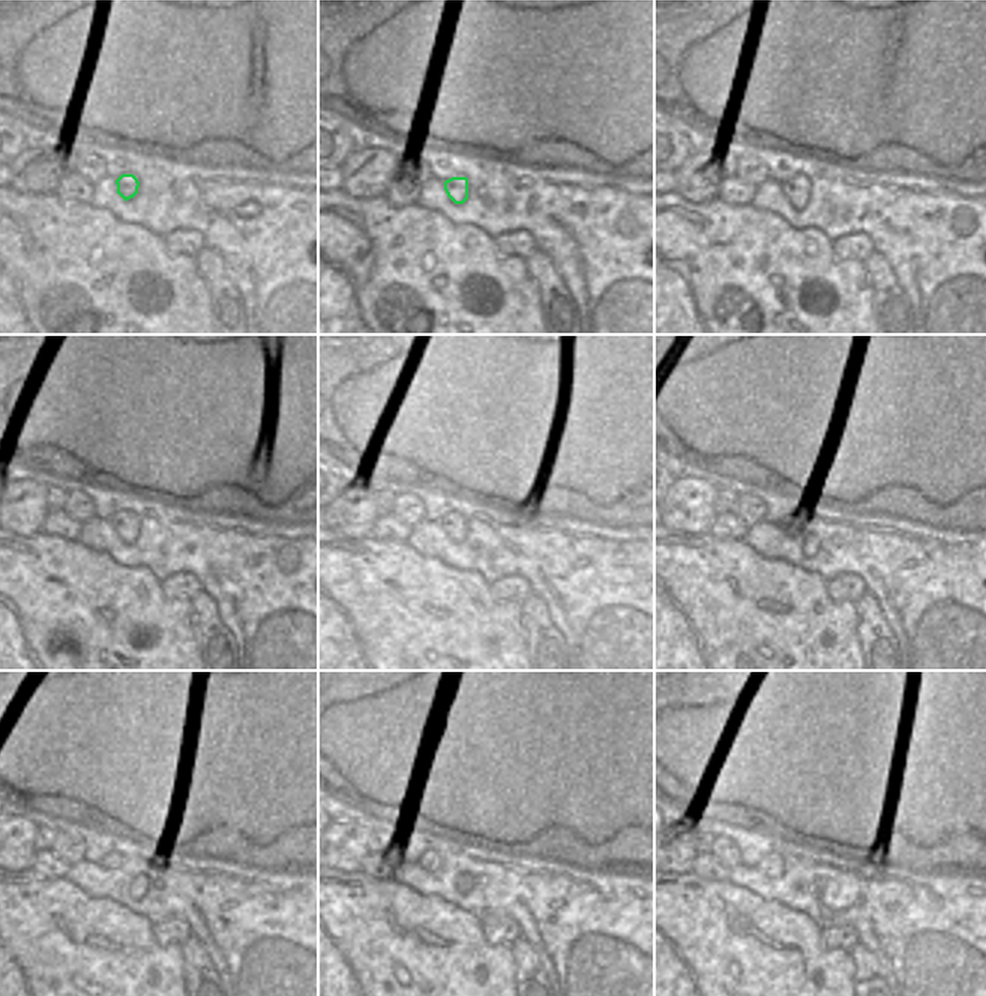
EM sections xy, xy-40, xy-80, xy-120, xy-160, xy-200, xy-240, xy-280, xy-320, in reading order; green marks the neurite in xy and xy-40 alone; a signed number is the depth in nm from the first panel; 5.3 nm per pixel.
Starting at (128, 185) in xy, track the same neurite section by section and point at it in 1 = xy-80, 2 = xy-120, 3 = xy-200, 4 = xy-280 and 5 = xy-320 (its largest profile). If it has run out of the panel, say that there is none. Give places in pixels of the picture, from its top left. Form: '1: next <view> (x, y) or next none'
1: next xy-80 (797, 189)
2: next xy-120 (125, 525)
3: next xy-200 (787, 525)
4: next xy-280 (435, 863)
5: next xy-320 (772, 866)

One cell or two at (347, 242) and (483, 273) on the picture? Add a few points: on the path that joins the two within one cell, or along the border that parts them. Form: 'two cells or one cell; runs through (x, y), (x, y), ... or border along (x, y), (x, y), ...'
one cell; runs through (381, 245), (413, 273), (449, 273)

